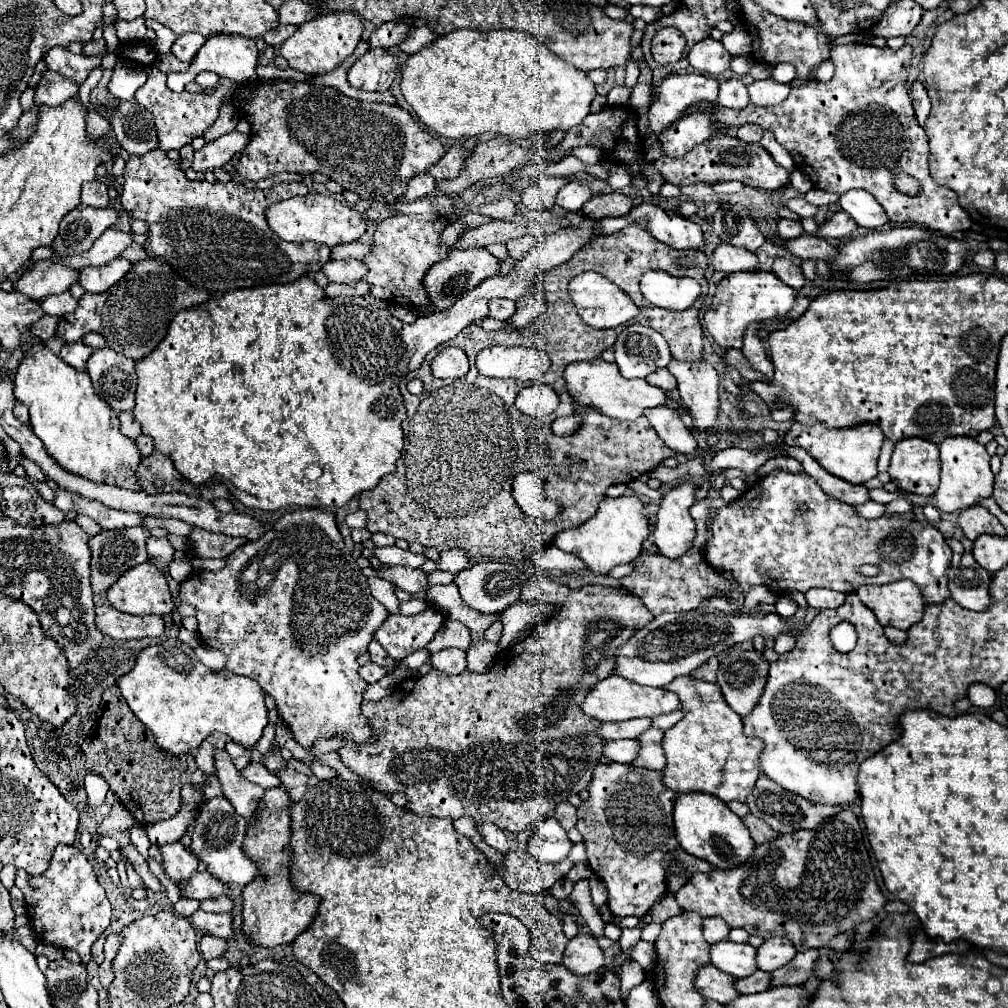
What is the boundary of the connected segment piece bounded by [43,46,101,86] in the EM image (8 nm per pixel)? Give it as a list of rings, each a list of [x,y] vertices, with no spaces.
[[[51,48],[45,56],[43,56],[45,64],[49,70],[59,72],[61,76],[67,76],[69,80],[75,80],[75,84],[83,84],[89,76],[89,72],[93,68],[101,66],[101,56],[79,56],[73,54],[67,48]]]

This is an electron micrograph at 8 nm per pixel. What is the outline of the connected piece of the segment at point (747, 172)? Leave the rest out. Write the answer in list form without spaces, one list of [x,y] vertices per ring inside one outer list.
[[[719,136],[711,138],[697,148],[693,148],[683,158],[659,158],[655,162],[655,168],[663,174],[665,182],[671,182],[675,186],[691,186],[697,182],[743,182],[745,186],[763,188],[763,190],[777,190],[787,184],[789,172],[779,166],[771,154],[761,144],[747,144],[739,138],[731,136]]]

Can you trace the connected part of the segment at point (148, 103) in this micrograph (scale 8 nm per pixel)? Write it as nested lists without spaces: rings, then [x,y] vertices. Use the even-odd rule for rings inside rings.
[[[151,66],[151,68],[147,68],[147,74],[149,74],[149,80],[135,92],[135,100],[153,112],[155,128],[159,132],[159,148],[165,152],[179,150],[181,146],[191,144],[193,138],[203,136],[205,130],[209,130],[215,124],[219,106],[227,94],[227,88],[233,86],[231,80],[221,78],[221,86],[215,88],[213,94],[191,94],[187,90],[173,92],[167,88],[167,84],[165,84],[167,76],[159,68]]]

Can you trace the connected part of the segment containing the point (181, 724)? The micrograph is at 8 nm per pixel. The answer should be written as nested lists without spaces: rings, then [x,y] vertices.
[[[177,638],[165,640],[157,646],[143,648],[139,652],[135,666],[131,672],[121,676],[117,680],[117,686],[127,700],[133,714],[153,732],[155,742],[159,748],[171,752],[171,754],[191,754],[199,748],[199,744],[211,734],[211,732],[223,732],[229,736],[229,740],[253,748],[257,740],[263,734],[263,728],[269,724],[267,708],[265,708],[265,692],[261,686],[245,676],[237,676],[229,670],[225,672],[211,672],[207,666],[203,666],[199,660],[191,660],[191,646],[183,644]]]

